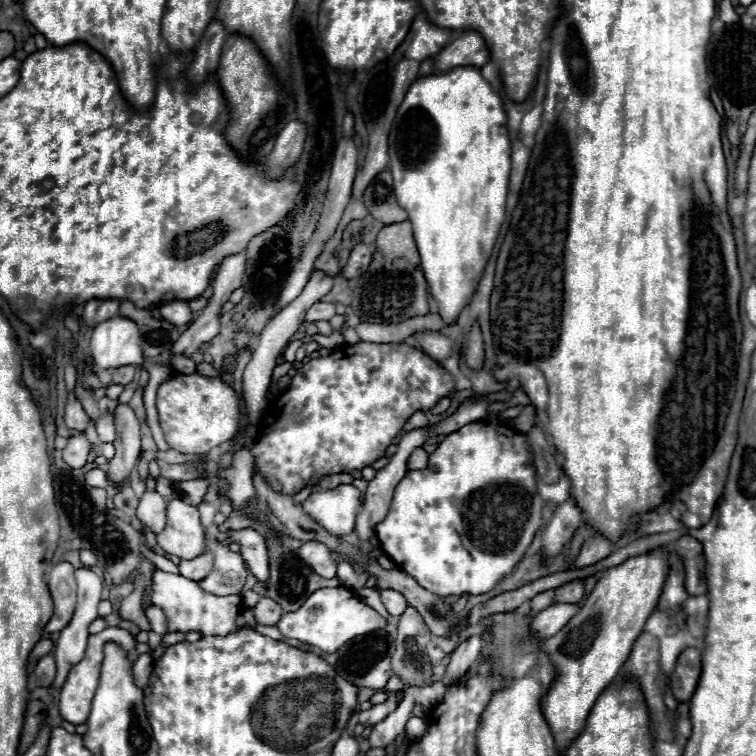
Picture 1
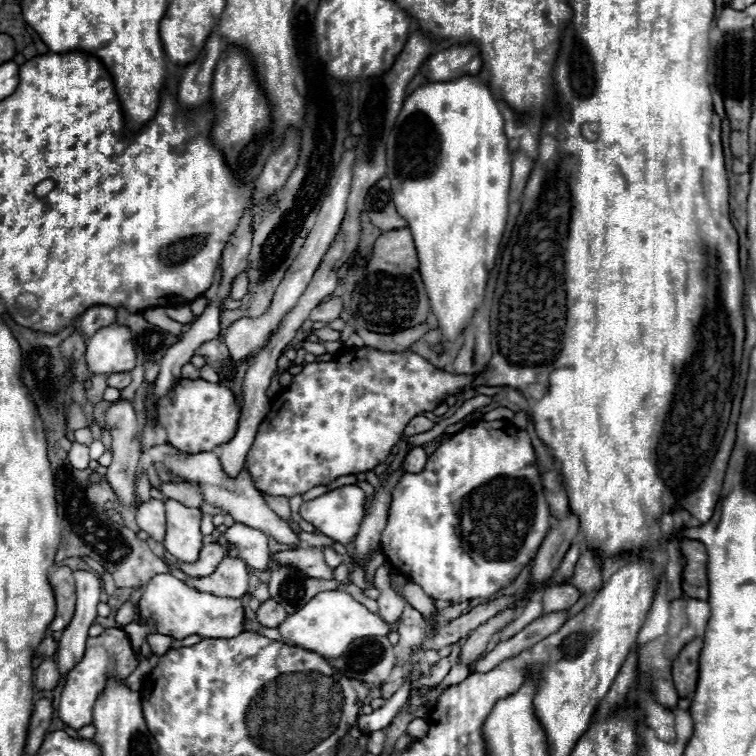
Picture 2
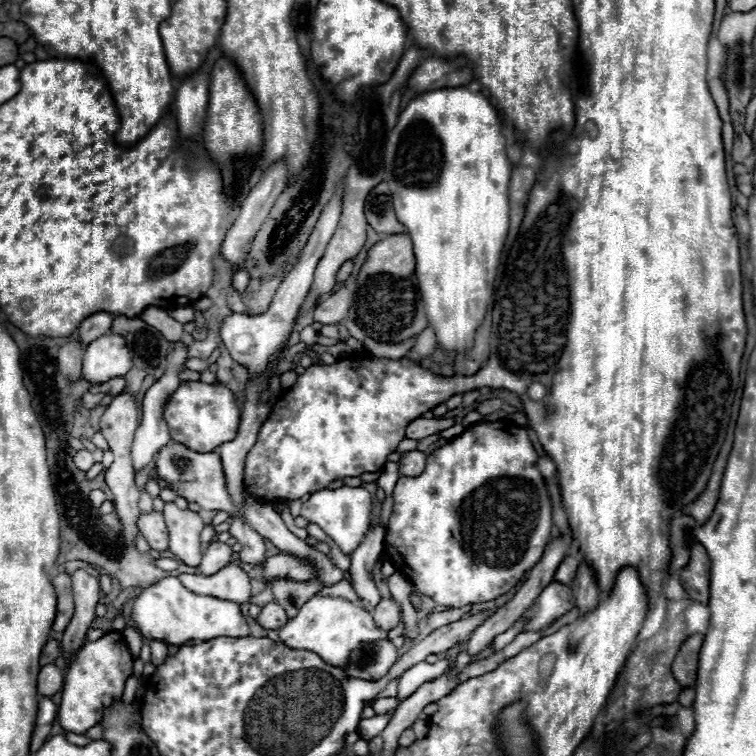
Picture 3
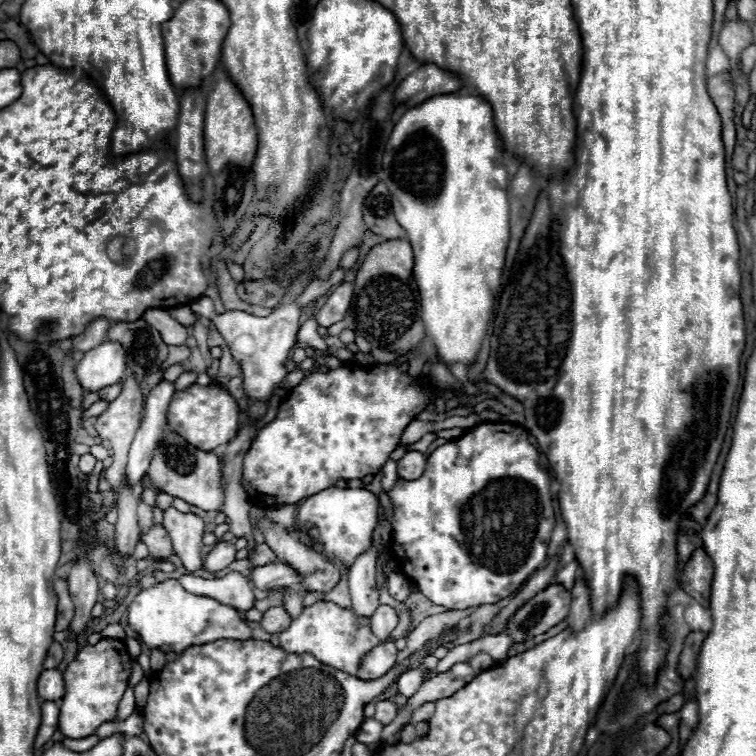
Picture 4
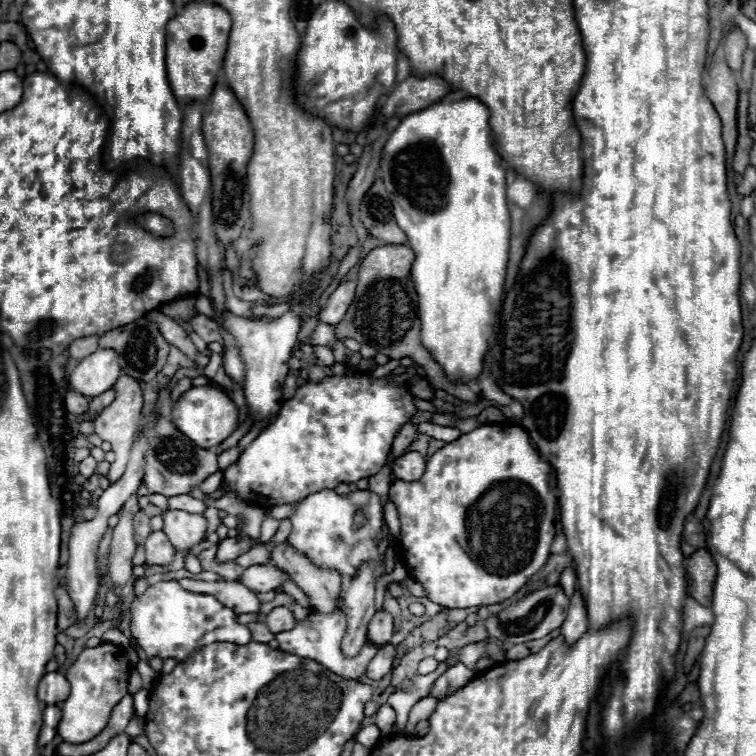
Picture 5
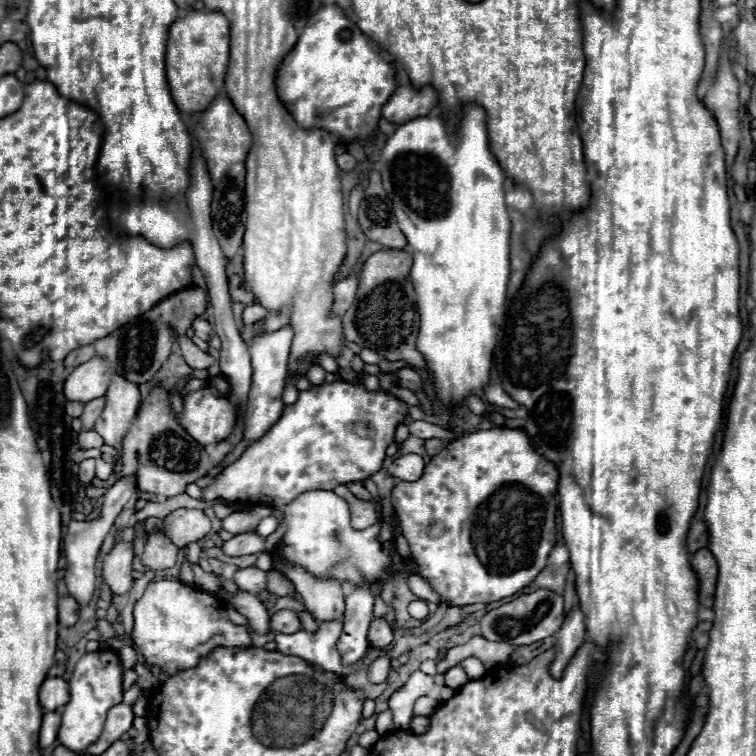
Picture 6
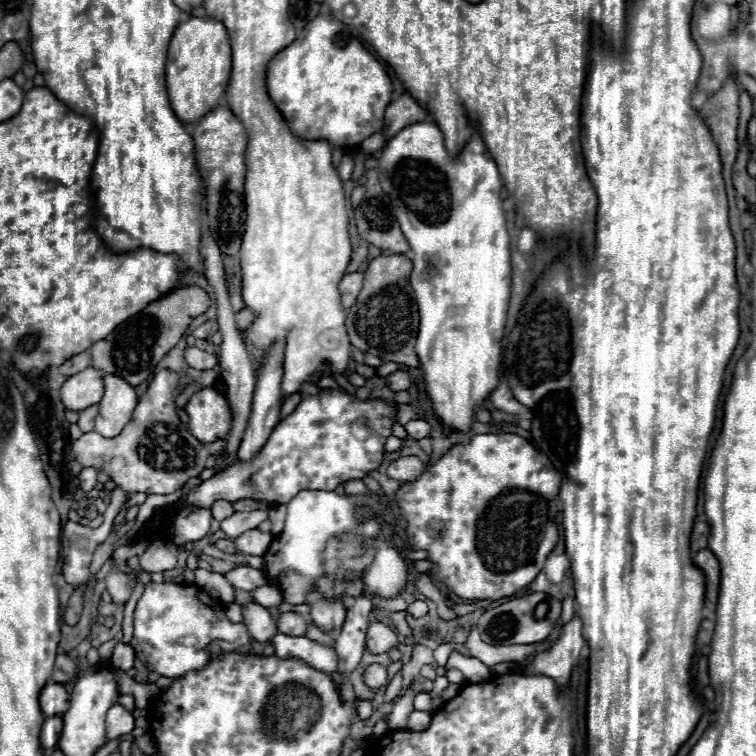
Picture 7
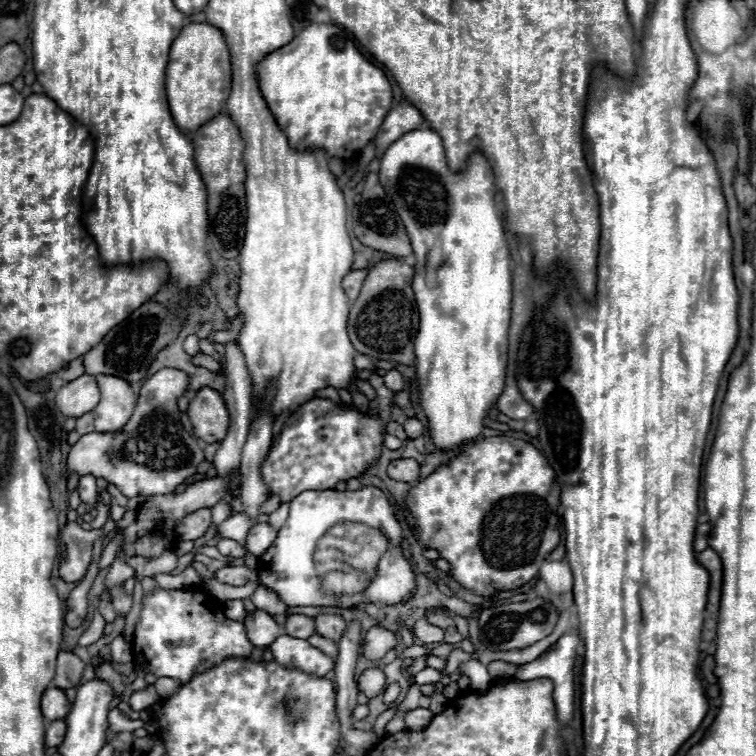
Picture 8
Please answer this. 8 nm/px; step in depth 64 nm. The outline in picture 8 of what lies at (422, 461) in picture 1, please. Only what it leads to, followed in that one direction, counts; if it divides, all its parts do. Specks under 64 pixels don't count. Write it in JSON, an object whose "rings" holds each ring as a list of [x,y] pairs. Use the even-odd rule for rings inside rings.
{"rings":[[[400,458],[390,462],[388,476],[400,482],[416,482],[420,478],[420,464],[414,458]]]}

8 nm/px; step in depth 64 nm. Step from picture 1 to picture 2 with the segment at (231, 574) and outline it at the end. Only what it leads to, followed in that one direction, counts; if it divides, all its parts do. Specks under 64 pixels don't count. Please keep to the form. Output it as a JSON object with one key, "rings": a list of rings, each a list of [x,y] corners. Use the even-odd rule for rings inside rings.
{"rings":[[[226,554],[214,574],[202,578],[186,576],[180,569],[168,566],[169,571],[176,578],[192,584],[200,592],[210,592],[214,596],[236,596],[242,598],[248,592],[248,568],[240,558],[232,558]]]}

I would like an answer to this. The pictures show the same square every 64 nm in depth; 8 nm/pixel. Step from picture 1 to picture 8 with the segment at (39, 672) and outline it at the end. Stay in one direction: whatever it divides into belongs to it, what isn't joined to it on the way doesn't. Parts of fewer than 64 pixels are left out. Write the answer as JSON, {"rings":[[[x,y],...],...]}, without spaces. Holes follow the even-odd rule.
{"rings":[[[46,688],[42,696],[42,714],[46,720],[60,720],[70,712],[70,702],[62,688]]]}

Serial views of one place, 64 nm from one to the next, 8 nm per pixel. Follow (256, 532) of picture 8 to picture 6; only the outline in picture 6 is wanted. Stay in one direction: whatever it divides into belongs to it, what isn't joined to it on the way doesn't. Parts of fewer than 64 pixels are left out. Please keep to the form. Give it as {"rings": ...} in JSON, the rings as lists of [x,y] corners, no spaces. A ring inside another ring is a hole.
{"rings":[[[238,534],[222,544],[222,552],[226,556],[246,556],[264,550],[264,538],[258,534]]]}

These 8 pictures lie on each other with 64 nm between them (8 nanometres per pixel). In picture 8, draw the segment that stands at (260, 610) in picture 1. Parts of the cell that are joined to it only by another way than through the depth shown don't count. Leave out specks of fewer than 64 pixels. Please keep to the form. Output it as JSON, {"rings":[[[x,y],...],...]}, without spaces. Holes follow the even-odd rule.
{"rings":[[[288,614],[284,622],[284,632],[294,638],[308,638],[314,632],[314,618],[302,614]]]}

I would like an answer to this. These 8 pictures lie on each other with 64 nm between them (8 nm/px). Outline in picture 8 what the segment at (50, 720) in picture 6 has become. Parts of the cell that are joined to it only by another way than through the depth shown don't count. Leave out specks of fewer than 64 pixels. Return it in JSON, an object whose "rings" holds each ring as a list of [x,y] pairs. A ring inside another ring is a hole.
{"rings":[[[52,720],[46,728],[46,746],[60,746],[64,740],[66,732],[66,722],[64,720]]]}

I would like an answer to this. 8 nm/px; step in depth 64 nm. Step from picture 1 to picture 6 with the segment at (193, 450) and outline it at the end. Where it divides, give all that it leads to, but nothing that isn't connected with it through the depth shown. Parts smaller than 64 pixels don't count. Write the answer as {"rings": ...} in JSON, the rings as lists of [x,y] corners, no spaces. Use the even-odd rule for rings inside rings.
{"rings":[[[210,388],[186,394],[182,404],[178,422],[198,444],[218,444],[234,430],[236,406],[228,398],[216,396]]]}

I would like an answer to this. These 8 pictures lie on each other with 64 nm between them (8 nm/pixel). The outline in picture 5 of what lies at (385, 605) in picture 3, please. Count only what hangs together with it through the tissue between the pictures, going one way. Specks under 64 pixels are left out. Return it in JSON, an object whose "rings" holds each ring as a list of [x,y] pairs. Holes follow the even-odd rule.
{"rings":[[[378,610],[368,624],[368,638],[374,644],[382,646],[390,642],[392,632],[394,632],[394,618],[386,610]]]}

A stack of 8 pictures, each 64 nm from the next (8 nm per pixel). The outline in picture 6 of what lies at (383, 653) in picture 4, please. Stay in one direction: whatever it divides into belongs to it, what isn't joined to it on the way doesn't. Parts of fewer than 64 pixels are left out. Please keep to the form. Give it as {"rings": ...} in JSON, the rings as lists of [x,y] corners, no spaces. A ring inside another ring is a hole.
{"rings":[[[380,656],[368,666],[368,680],[374,684],[380,684],[388,678],[388,672],[390,672],[390,658]]]}

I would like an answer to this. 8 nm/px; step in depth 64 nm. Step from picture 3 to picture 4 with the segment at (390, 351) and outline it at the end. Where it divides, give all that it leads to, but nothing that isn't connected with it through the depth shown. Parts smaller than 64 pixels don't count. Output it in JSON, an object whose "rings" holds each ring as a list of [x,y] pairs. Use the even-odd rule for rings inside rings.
{"rings":[[[372,346],[372,352],[370,352],[372,356],[374,356],[374,360],[376,362],[380,362],[380,364],[388,364],[394,362],[400,354],[398,352],[388,352],[388,350],[382,350],[382,348],[374,348]]]}

